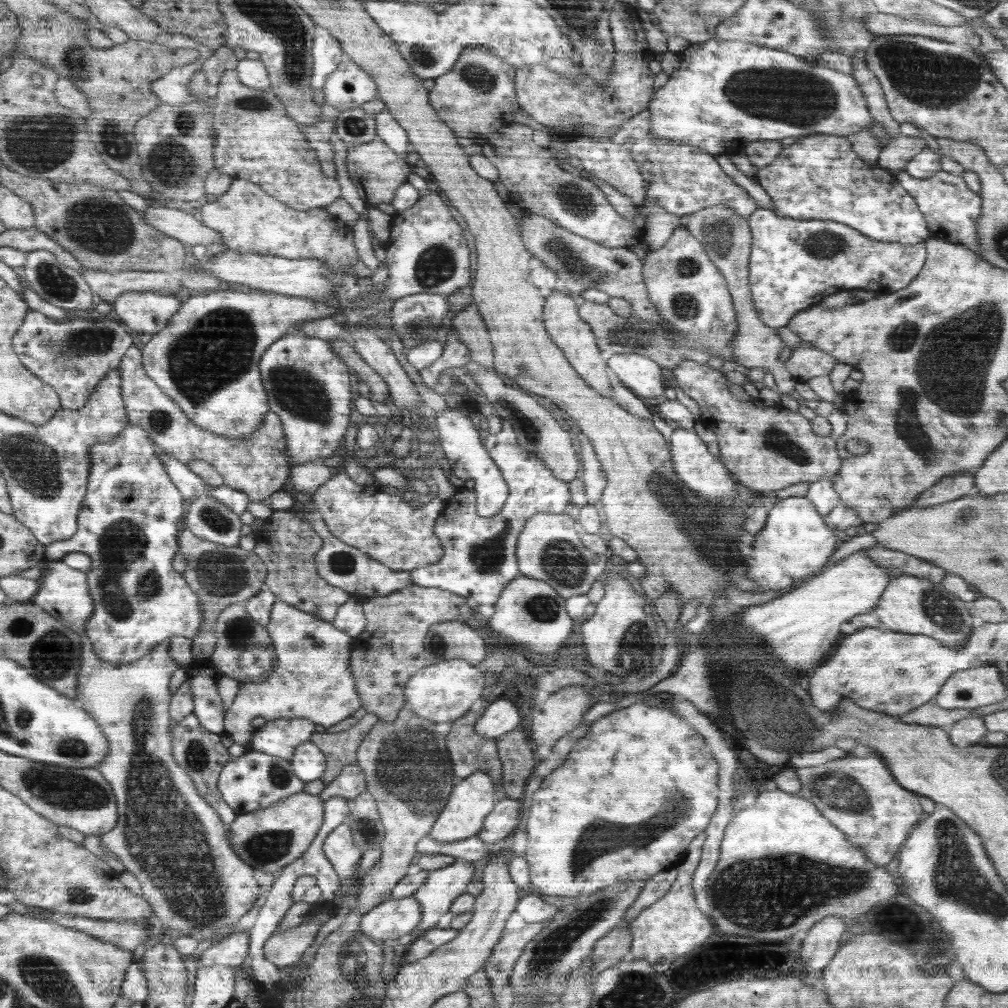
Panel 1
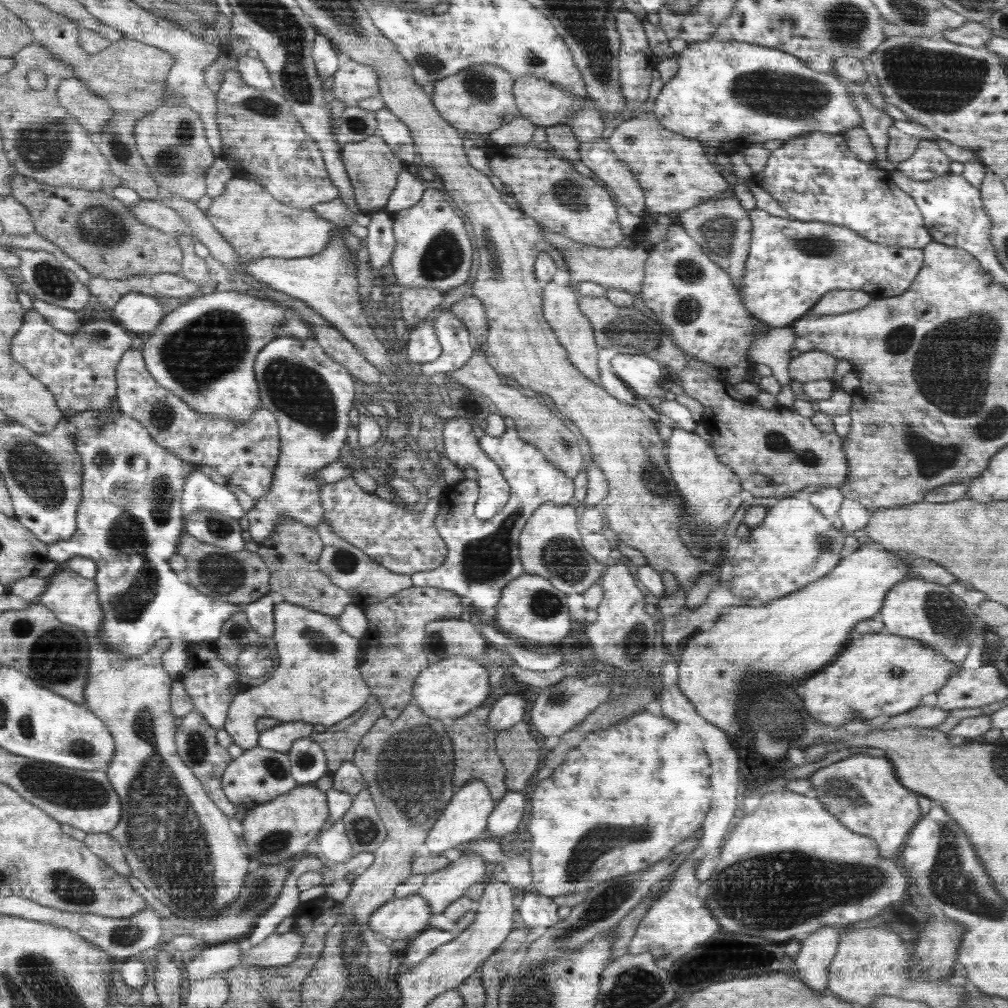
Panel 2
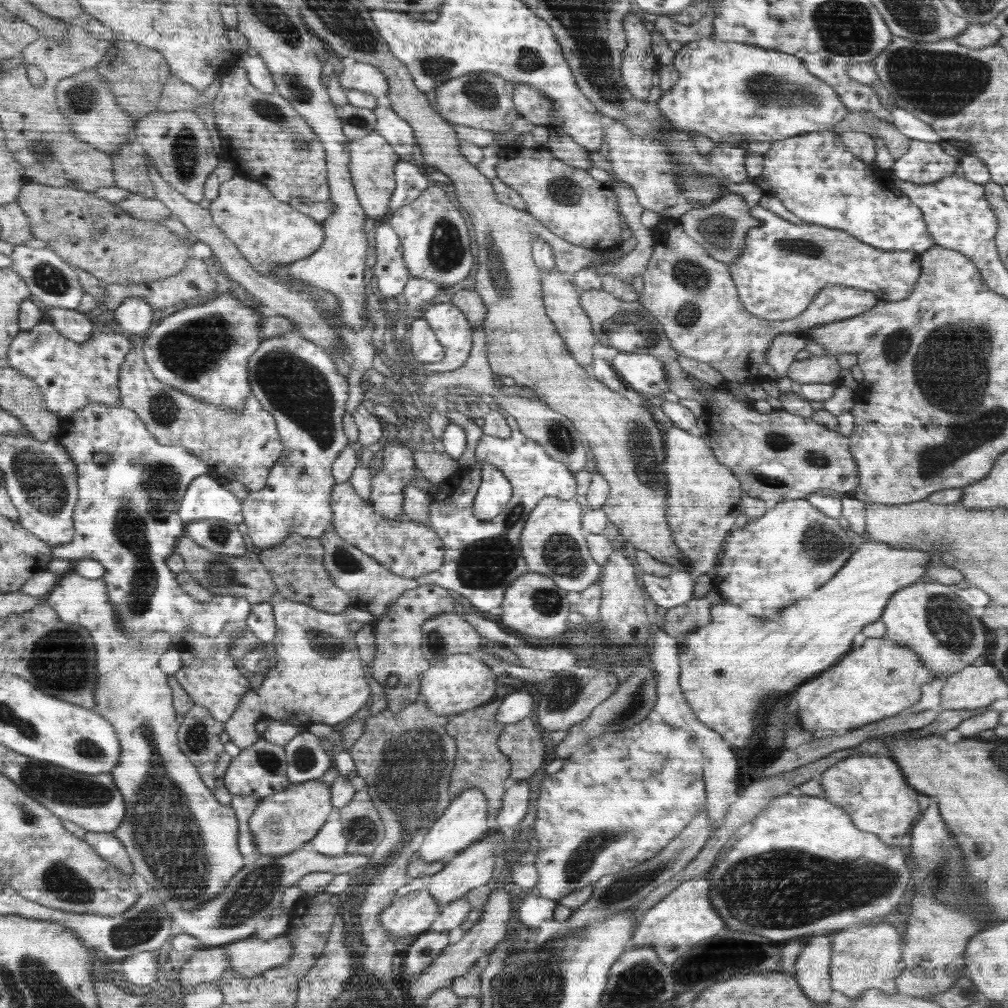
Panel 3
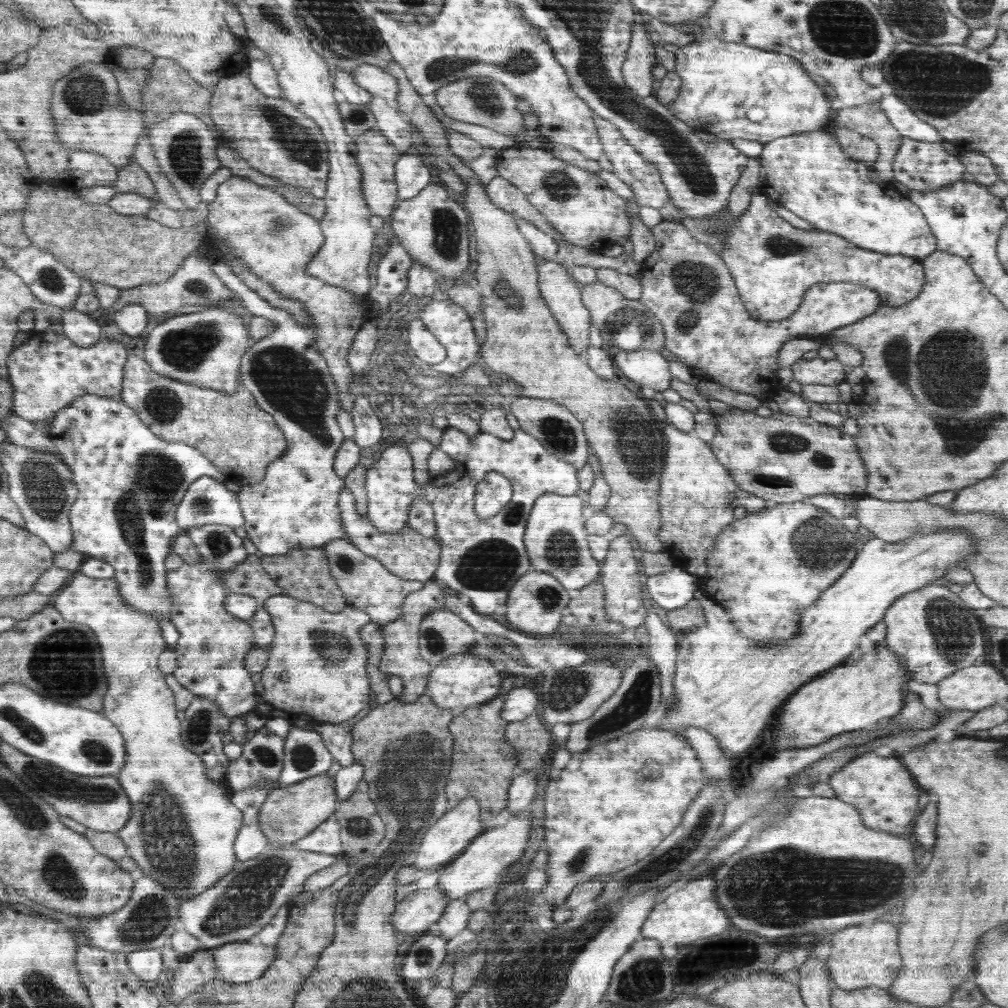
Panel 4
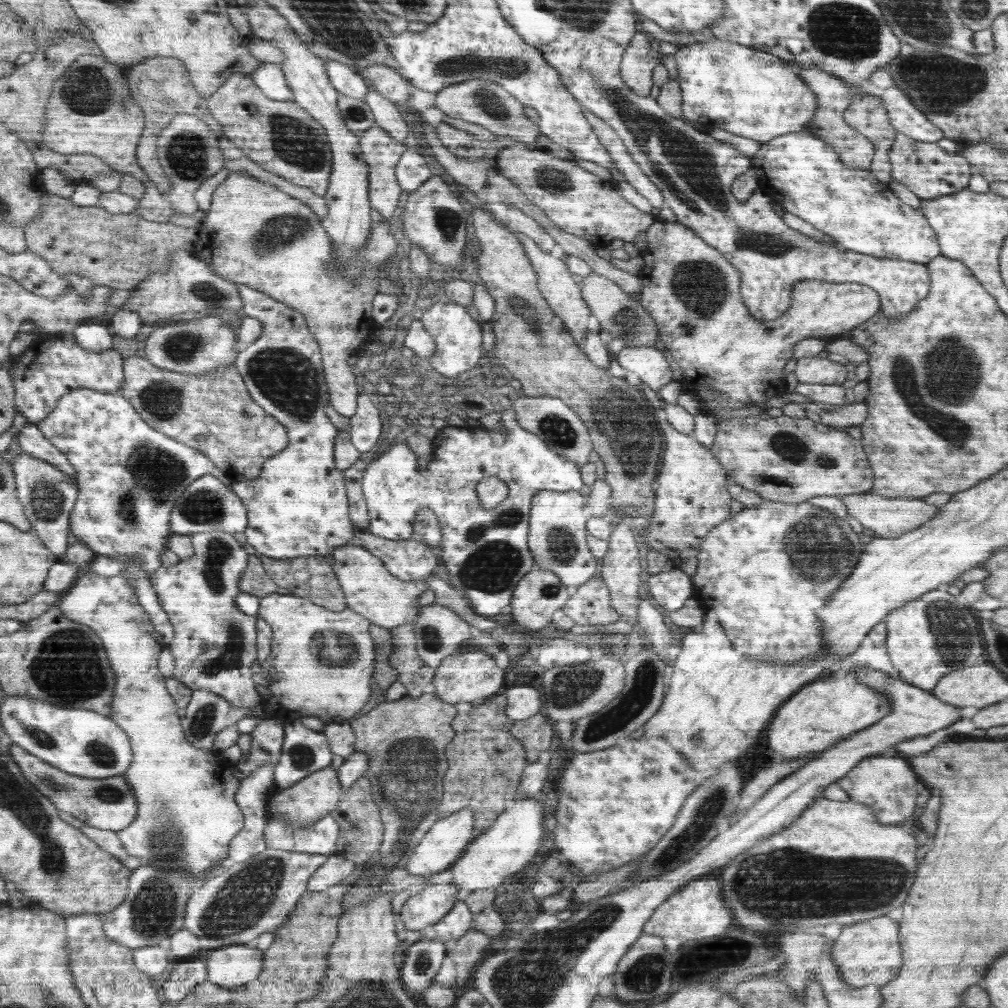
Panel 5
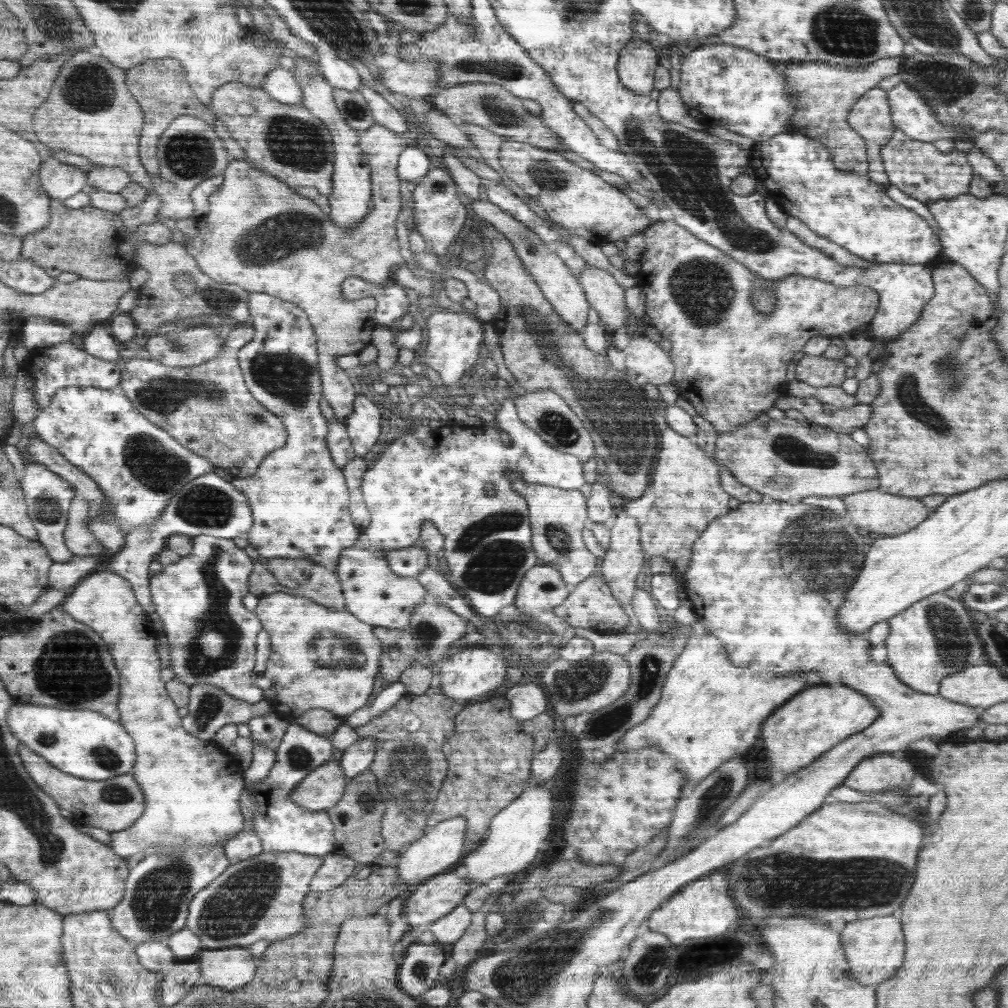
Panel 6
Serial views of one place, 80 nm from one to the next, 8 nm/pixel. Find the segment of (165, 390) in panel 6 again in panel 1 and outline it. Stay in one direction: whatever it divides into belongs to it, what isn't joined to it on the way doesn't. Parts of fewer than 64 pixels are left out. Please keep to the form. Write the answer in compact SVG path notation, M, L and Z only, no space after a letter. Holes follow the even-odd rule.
M135 345L125 352L121 360L122 398L128 417L134 424L149 433L149 439L157 447L177 458L182 464L193 460L206 460L224 480L223 485L240 490L252 502L270 504L272 496L288 480L287 438L281 417L274 411L267 412L263 424L253 432L251 438L235 440L218 436L196 426L161 388L149 377L142 364L141 350Z

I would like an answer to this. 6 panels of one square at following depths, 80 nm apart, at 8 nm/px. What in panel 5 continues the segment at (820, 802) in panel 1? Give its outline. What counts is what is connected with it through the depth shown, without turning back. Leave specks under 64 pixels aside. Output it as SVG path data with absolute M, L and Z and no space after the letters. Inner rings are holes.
M902 755L870 756L858 761L844 776L835 783L846 791L850 801L865 804L871 808L880 824L903 824L911 820L916 808L915 798L917 774Z

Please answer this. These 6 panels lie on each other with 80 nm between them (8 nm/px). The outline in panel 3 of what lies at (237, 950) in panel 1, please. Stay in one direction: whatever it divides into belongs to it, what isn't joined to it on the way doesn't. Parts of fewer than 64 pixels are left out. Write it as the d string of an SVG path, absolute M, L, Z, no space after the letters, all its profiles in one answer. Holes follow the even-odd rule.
M223 945L190 953L194 956L190 957L178 974L179 986L184 994L194 992L194 988L202 984L220 980L230 967L230 960L224 950L226 948Z

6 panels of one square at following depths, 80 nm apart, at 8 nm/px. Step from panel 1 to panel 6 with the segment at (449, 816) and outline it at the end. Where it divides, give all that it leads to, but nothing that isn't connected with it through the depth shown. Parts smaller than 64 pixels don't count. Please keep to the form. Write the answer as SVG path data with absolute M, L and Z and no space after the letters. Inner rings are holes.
M464 817L448 819L444 823L428 827L420 839L415 840L399 853L399 864L396 867L399 872L397 887L404 887L408 890L412 885L417 886L434 875L444 873L446 868L450 868L460 856L463 856L466 829L467 820Z

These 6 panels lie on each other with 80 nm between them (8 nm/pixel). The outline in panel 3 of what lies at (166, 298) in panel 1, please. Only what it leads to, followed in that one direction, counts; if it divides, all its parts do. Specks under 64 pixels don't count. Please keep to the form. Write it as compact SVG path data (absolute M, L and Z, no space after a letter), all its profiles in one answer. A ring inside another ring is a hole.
M130 297L113 311L116 322L124 331L142 336L152 324L155 310L146 299Z

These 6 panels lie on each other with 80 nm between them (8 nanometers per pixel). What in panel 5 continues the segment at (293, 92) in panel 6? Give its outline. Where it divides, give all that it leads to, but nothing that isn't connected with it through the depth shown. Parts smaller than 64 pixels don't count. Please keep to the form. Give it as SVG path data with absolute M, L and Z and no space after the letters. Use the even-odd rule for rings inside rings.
M270 62L264 63L264 66L260 64L258 70L252 74L252 79L267 97L281 101L292 101L294 98L278 64L270 64Z

